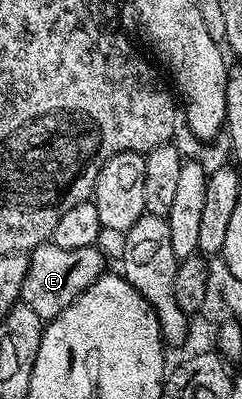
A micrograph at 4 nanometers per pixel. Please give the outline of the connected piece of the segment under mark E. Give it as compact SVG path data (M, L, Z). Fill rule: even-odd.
M52 241L43 242L28 254L28 271L20 293L23 305L34 308L41 320L57 318L78 296L82 296L105 273L106 257L97 245L86 248L58 248Z

